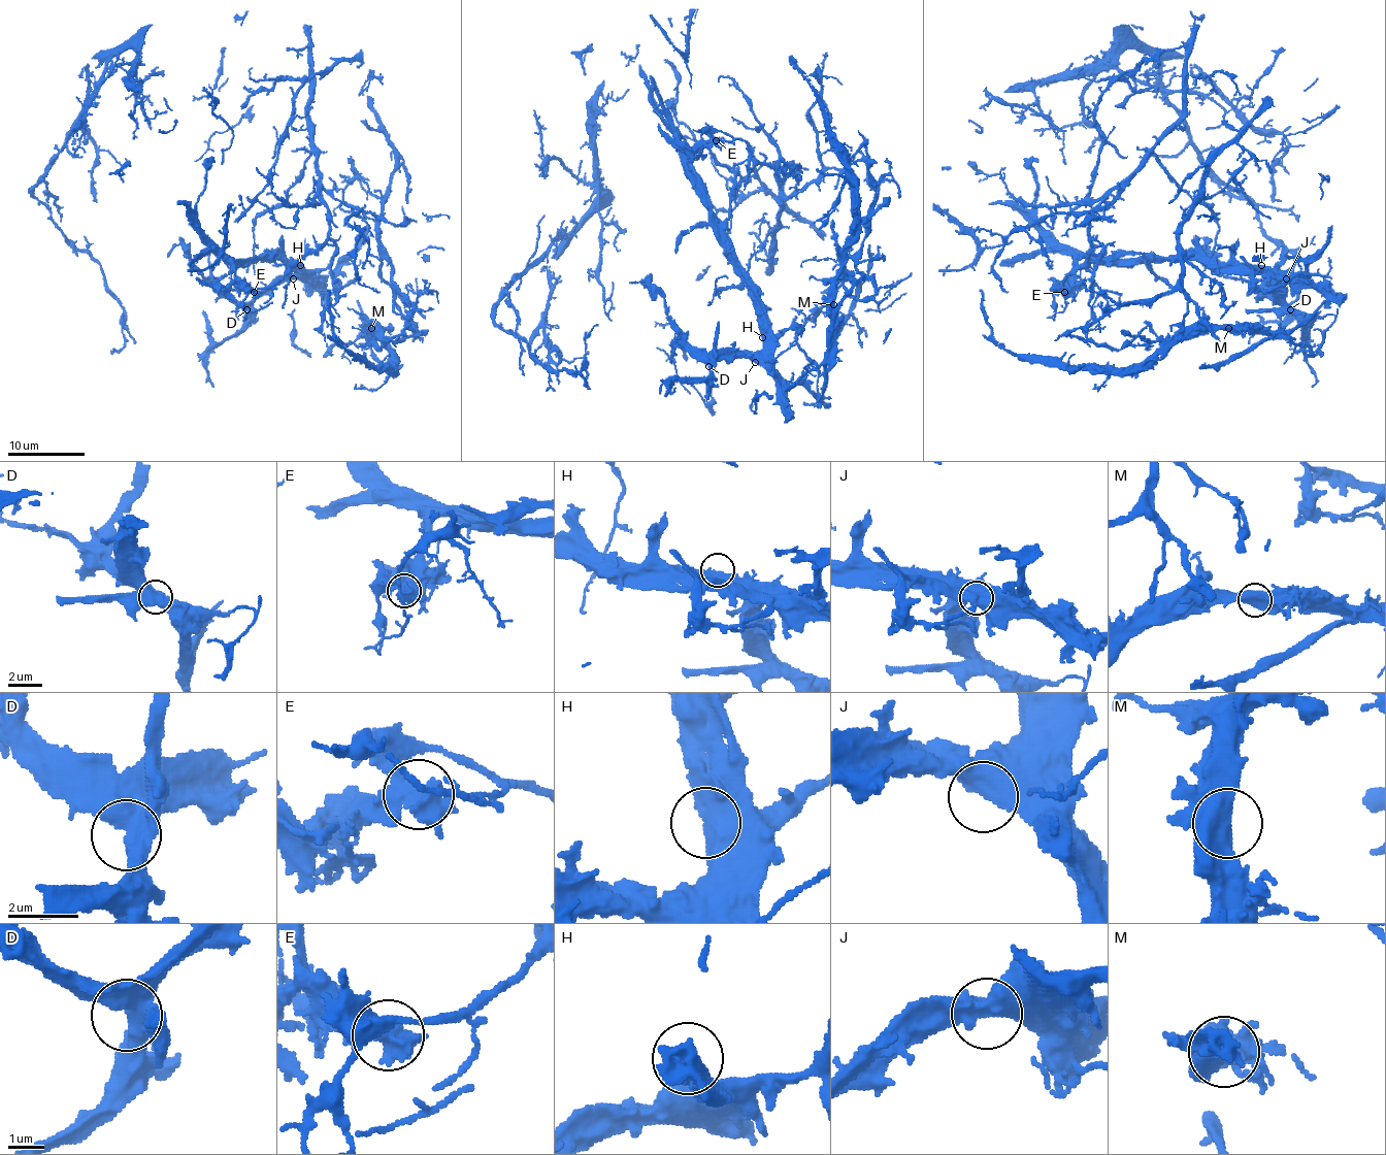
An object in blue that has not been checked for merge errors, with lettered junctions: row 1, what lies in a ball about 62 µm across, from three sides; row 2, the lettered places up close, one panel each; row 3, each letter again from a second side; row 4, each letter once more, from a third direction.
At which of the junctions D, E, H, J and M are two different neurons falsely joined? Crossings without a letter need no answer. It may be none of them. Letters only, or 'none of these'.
E

